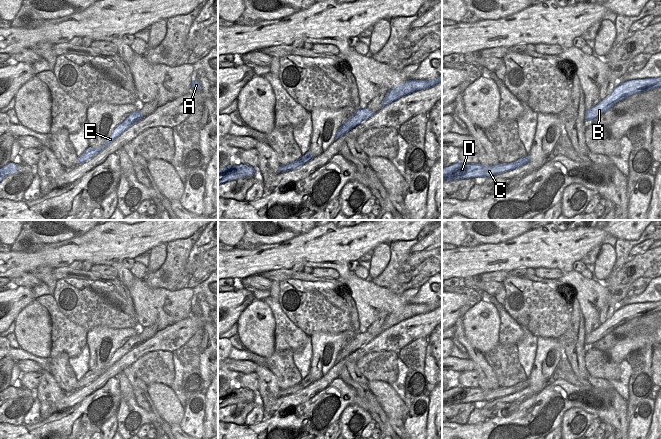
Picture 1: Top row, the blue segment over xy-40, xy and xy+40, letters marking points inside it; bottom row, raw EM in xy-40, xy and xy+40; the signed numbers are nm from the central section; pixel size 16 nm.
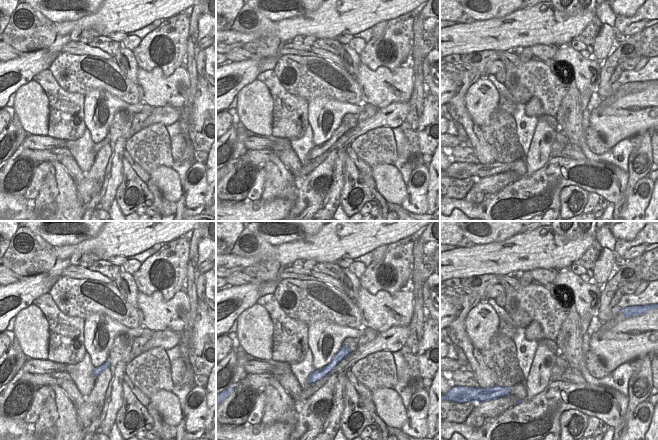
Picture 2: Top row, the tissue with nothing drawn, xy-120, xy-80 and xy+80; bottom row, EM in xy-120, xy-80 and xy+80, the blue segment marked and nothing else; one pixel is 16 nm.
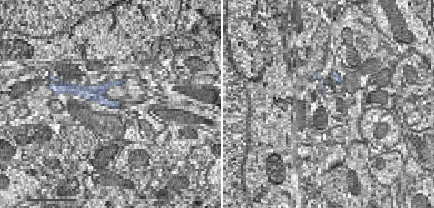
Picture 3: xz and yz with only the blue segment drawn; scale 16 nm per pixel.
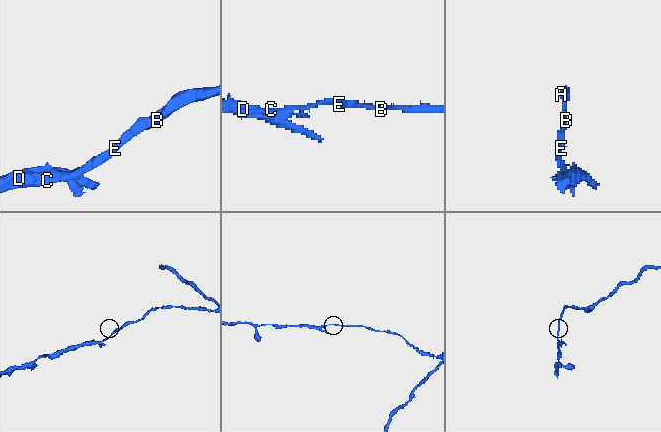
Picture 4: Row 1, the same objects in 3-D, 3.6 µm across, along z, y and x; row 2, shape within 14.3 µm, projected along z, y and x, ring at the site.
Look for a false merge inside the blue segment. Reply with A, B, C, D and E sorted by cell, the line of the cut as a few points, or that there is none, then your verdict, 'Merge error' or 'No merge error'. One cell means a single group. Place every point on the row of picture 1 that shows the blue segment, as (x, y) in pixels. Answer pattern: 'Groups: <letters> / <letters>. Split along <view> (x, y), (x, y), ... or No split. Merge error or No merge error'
Groups: A B E / C D. Split along xy+40 (515, 162), (515, 165), (510, 170). Merge error

